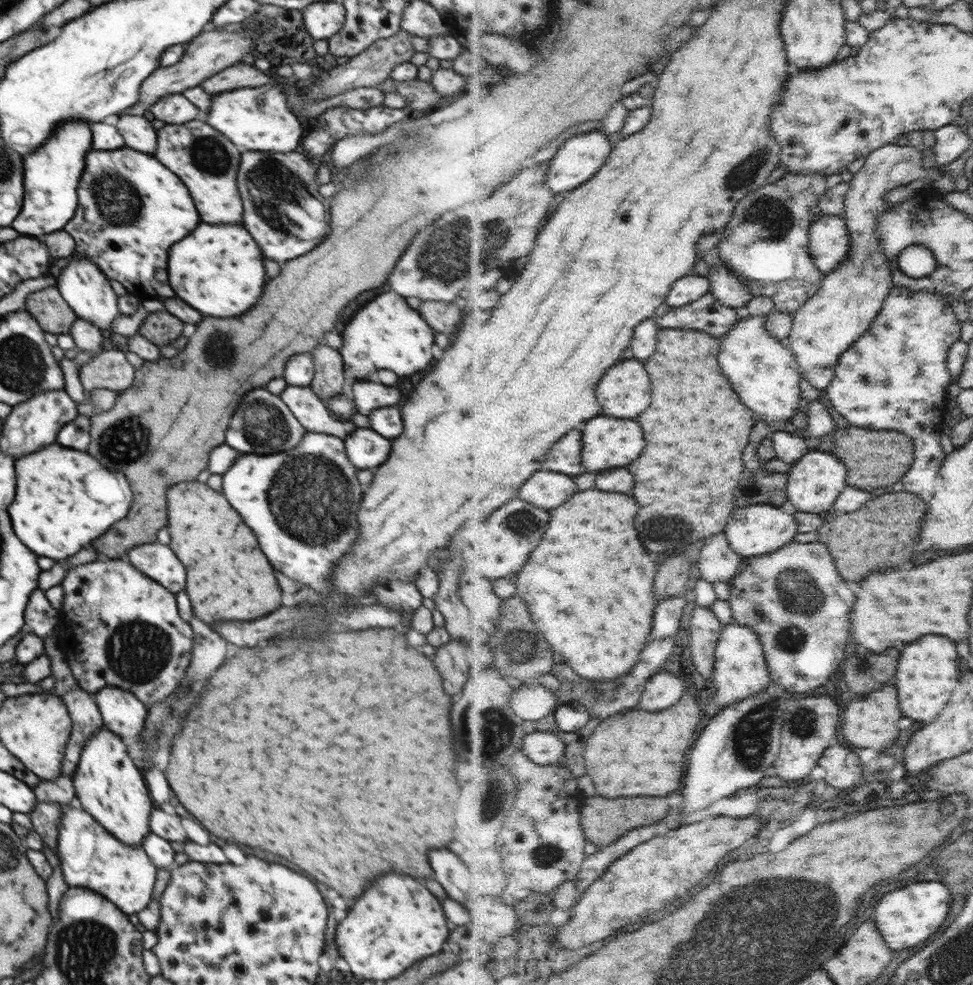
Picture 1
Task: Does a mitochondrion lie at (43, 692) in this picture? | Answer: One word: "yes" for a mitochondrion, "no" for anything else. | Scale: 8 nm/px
no

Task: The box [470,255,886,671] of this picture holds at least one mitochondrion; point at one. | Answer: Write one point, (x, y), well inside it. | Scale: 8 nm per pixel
(799, 591)

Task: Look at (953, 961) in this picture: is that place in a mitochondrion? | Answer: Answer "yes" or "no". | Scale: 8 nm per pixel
yes

